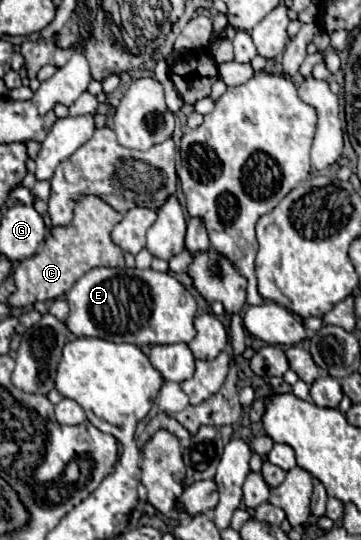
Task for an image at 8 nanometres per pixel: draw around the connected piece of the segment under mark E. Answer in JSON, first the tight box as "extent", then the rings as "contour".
{"extent":[67,268,197,346],"contour":[[[91,268],[67,294],[67,328],[75,336],[93,336],[135,346],[191,342],[197,304],[189,290],[171,274],[139,268]]]}

